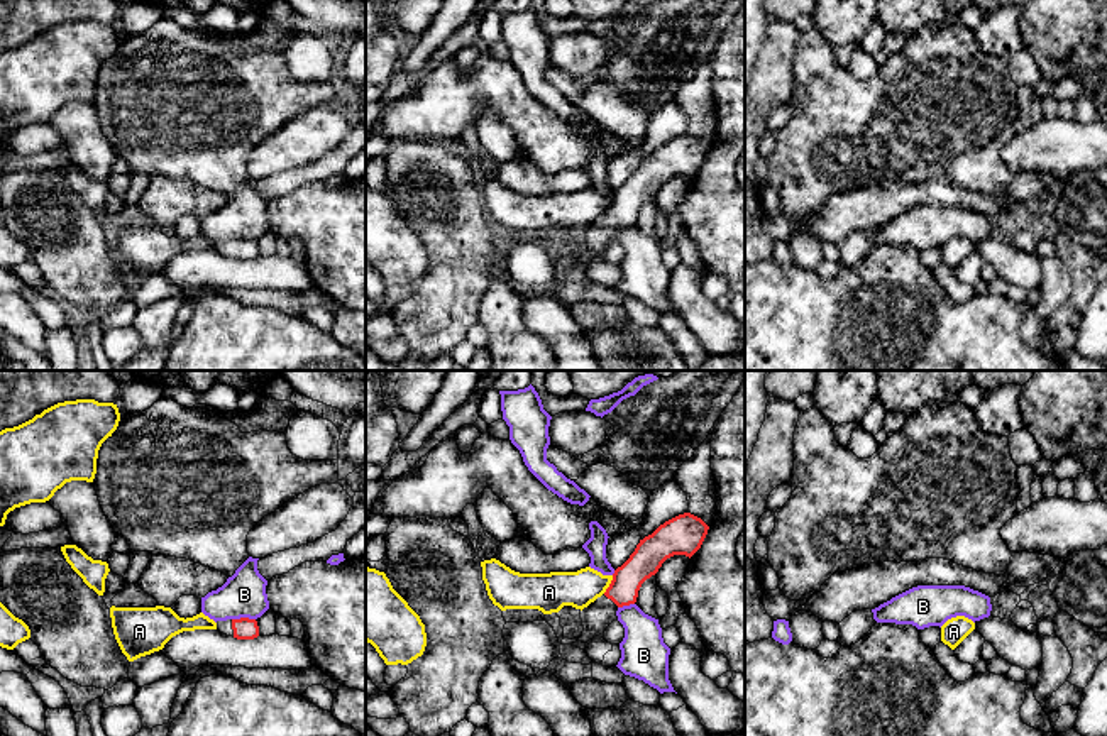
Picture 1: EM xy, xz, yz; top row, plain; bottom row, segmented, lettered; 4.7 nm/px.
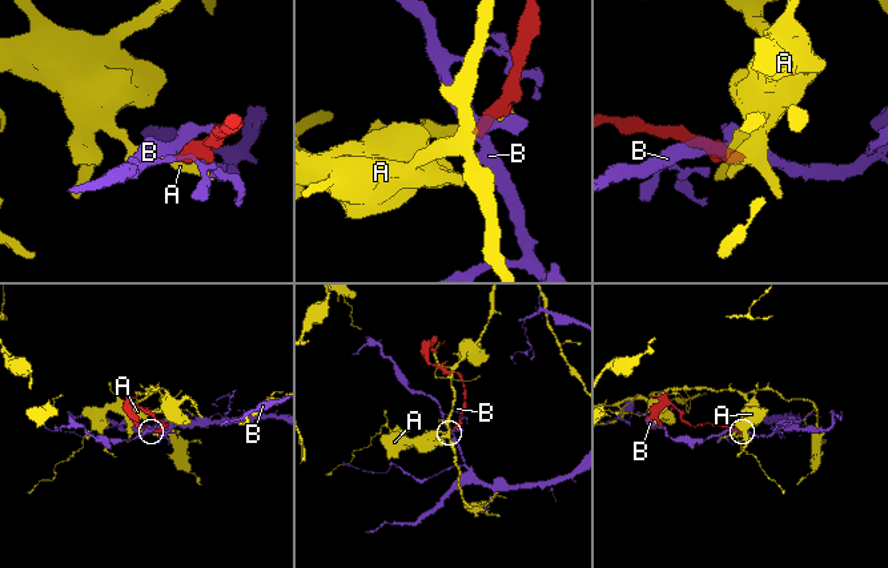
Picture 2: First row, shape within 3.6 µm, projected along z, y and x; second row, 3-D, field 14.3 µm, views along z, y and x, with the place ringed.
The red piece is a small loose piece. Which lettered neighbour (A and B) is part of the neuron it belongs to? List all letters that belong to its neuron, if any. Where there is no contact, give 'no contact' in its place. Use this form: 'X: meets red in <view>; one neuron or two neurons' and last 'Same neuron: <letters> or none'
A: meets red in xz; two neurons
B: meets red in xy; two neurons
Same neuron: none

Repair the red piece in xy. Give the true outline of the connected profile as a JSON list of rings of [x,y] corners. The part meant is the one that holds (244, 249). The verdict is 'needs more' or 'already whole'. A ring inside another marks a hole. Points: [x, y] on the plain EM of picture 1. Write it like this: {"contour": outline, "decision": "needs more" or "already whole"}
{"contour": [[[249,239],[217,242],[217,250],[237,261],[254,261],[259,257],[257,242]]], "decision": "needs more"}

